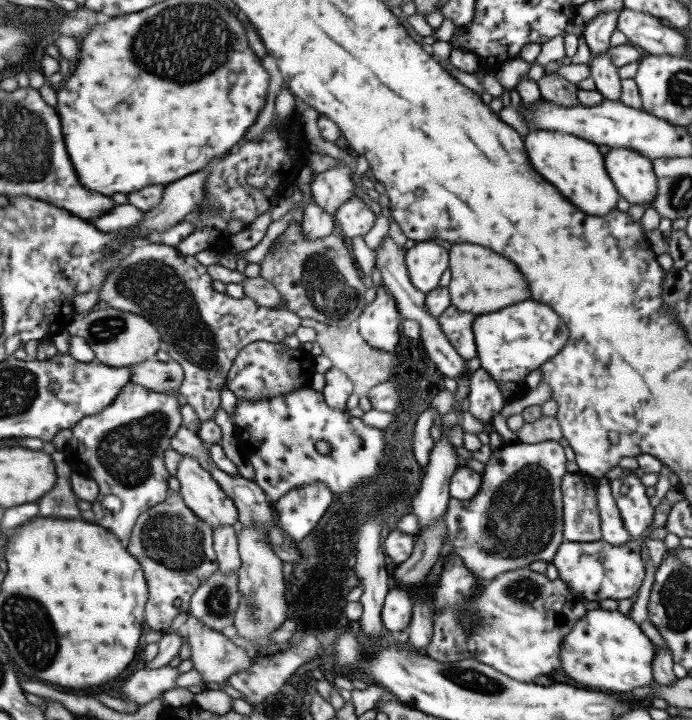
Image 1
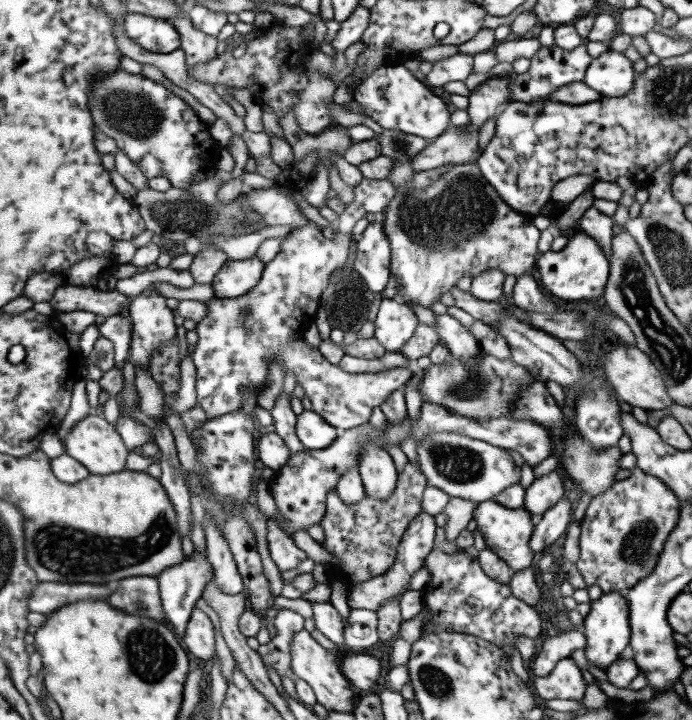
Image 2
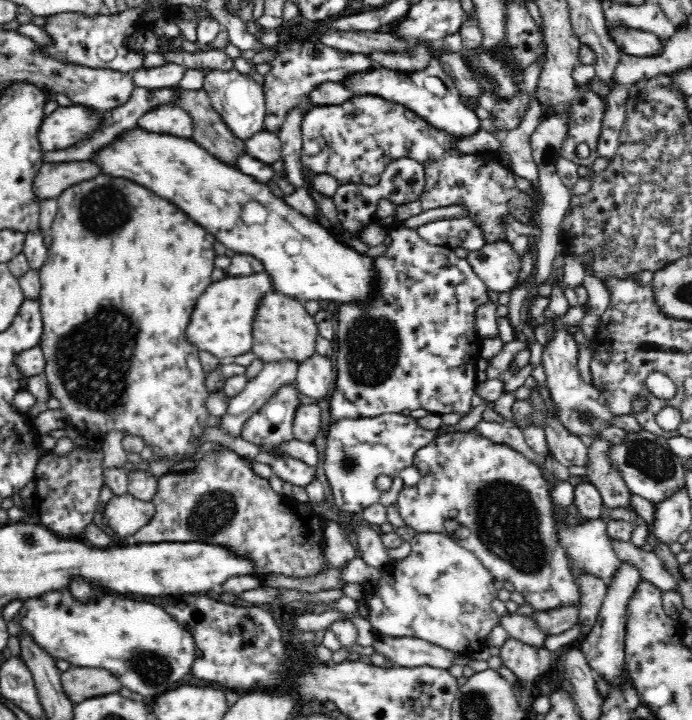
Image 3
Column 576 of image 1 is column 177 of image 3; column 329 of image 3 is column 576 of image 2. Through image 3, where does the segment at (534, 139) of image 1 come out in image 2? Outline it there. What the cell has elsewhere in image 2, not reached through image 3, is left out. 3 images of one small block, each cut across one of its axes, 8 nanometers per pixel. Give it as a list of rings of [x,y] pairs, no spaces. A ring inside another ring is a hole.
[[[571,230],[567,236],[567,244],[561,252],[543,254],[537,264],[541,288],[557,296],[561,302],[597,302],[605,294],[607,278],[609,278],[609,258],[607,252],[599,246],[595,238],[585,234],[583,230]]]

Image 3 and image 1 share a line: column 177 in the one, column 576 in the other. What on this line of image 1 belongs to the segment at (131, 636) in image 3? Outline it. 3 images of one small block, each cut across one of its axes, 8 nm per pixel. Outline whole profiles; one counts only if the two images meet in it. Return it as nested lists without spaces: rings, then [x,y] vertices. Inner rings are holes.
[[[587,610],[581,616],[571,632],[561,640],[557,660],[561,662],[559,672],[567,678],[573,678],[575,684],[581,684],[591,690],[603,690],[607,694],[629,692],[653,682],[651,662],[653,662],[653,642],[645,638],[629,616],[609,610]]]

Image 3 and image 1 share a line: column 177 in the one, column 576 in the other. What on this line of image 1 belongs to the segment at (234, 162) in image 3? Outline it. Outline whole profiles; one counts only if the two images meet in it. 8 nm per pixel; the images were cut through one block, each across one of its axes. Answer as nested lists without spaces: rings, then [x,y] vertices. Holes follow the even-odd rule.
[[[543,74],[537,80],[537,88],[541,94],[541,100],[547,100],[551,104],[563,106],[563,108],[575,108],[577,104],[577,86],[569,84],[563,76],[557,74]]]

